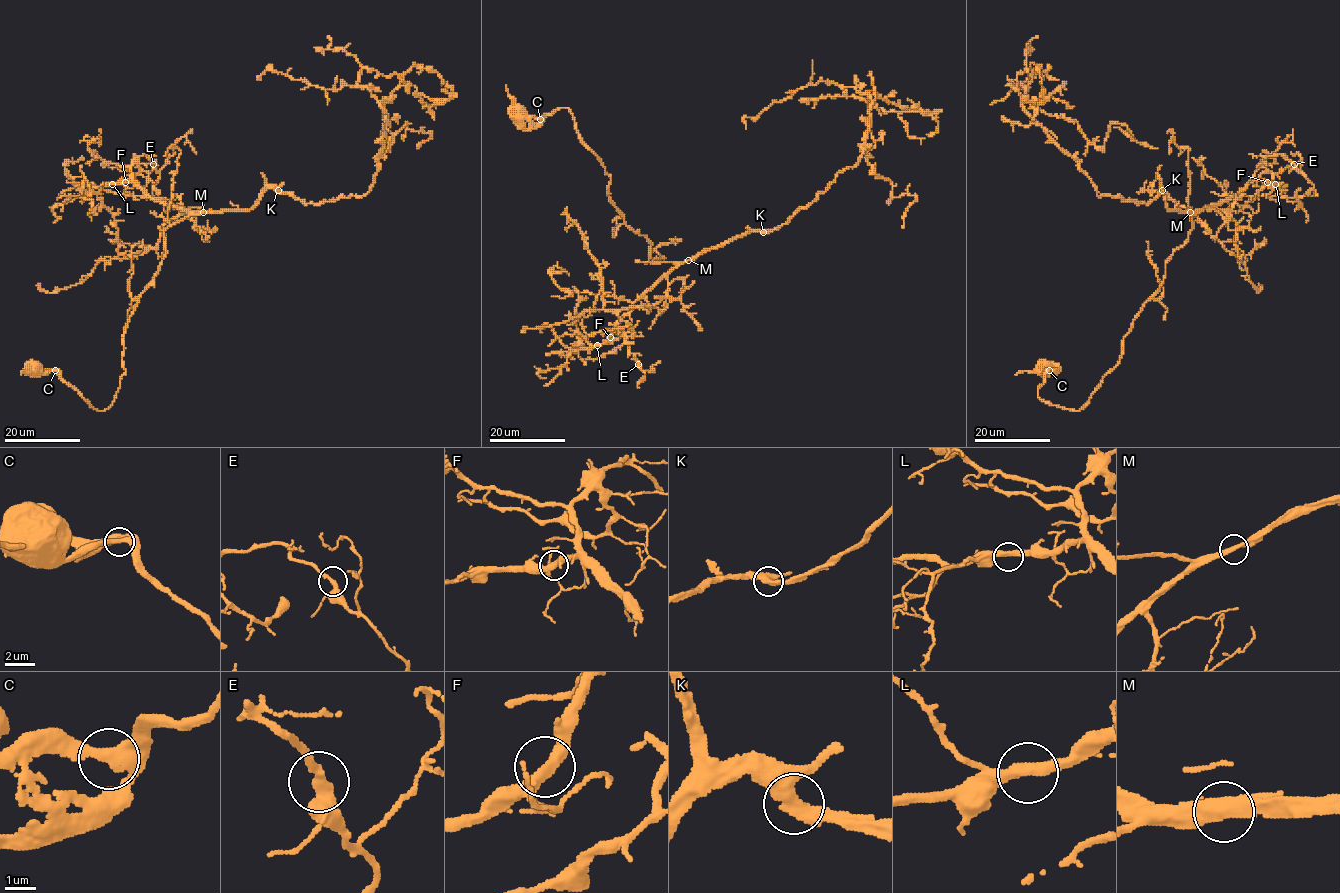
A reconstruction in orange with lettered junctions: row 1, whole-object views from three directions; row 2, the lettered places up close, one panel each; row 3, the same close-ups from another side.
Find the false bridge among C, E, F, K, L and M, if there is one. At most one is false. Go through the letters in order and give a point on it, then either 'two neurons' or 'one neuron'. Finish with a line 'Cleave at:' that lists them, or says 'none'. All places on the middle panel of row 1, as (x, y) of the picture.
C: at (540, 119); one neuron
E: at (638, 364); one neuron
F: at (610, 337); one neuron
K: at (763, 232); one neuron
L: at (597, 345); one neuron
M: at (688, 260); one neuron
Cleave at: none

